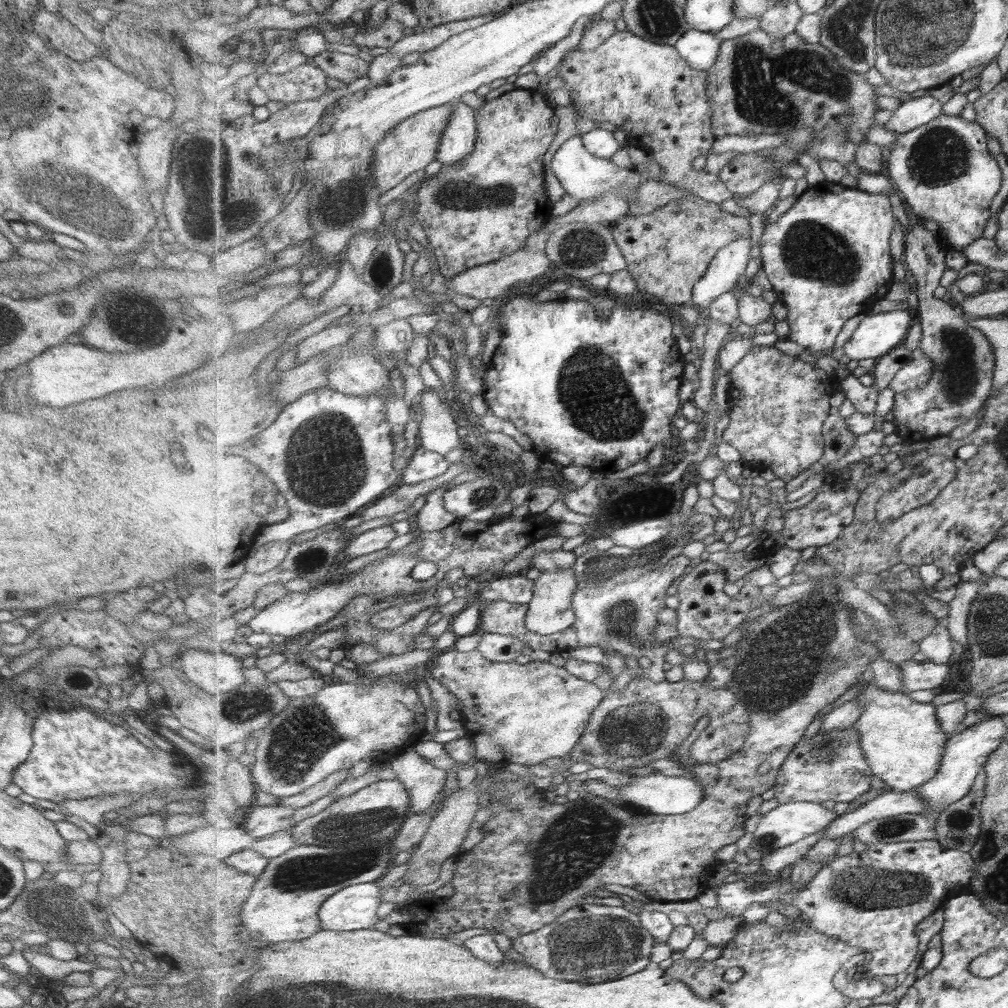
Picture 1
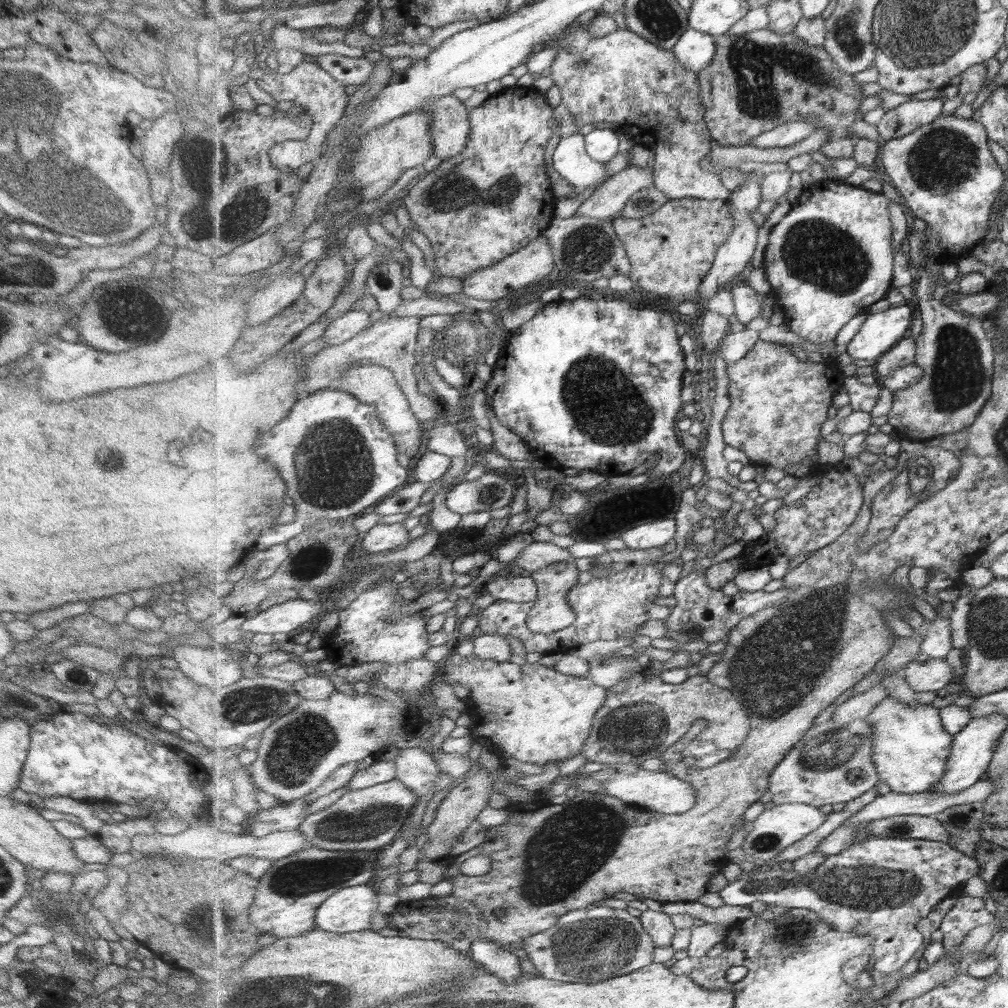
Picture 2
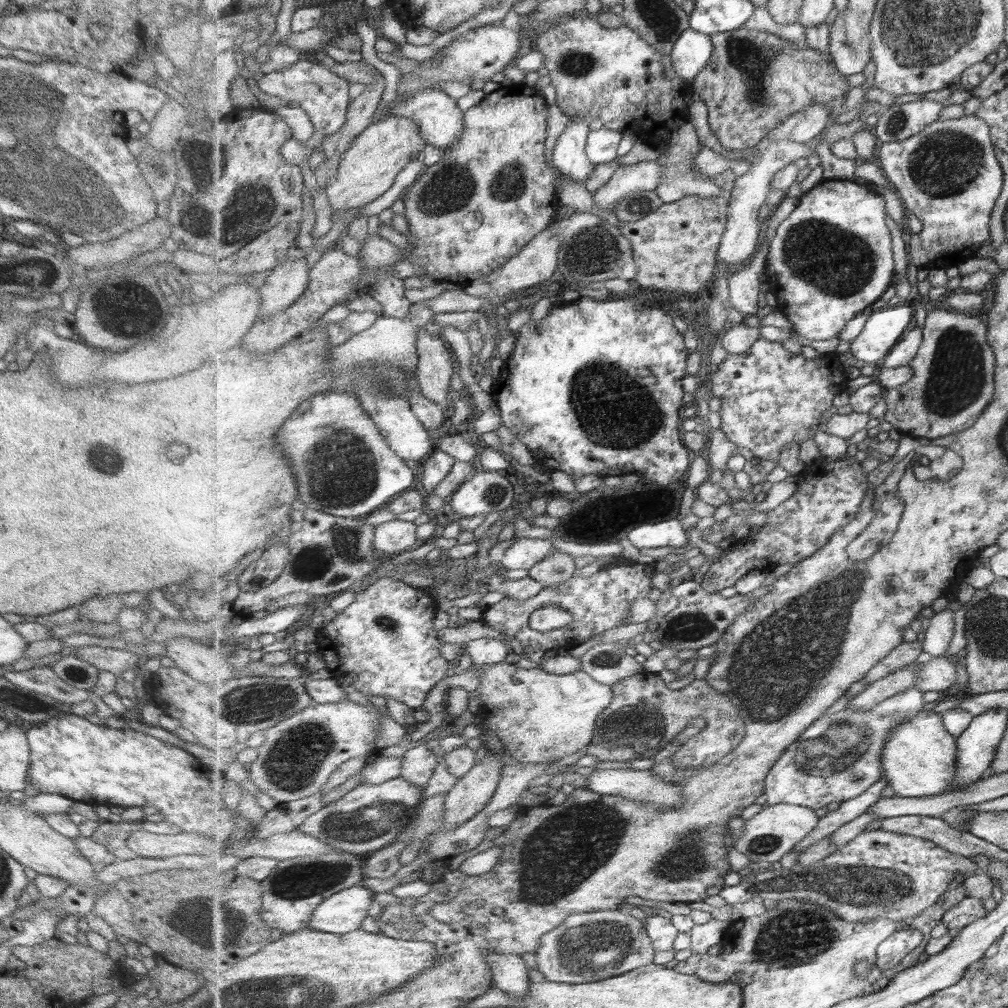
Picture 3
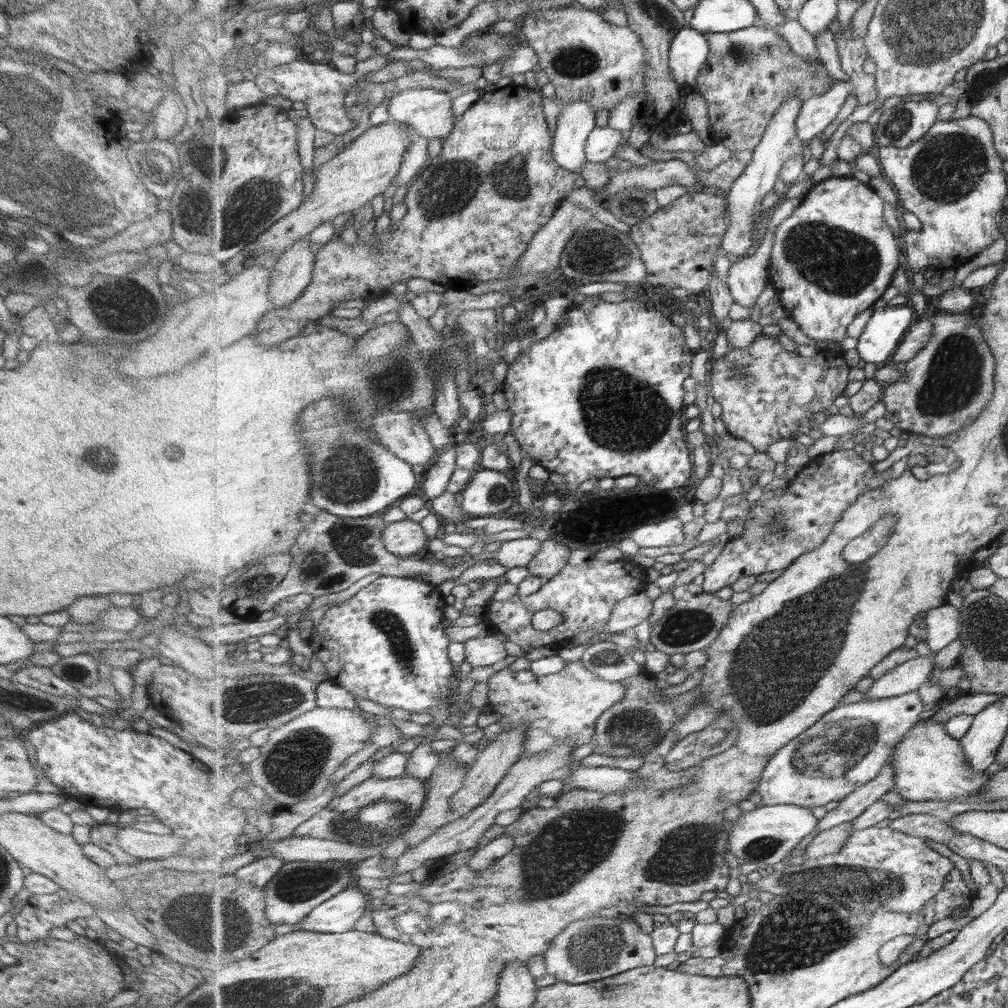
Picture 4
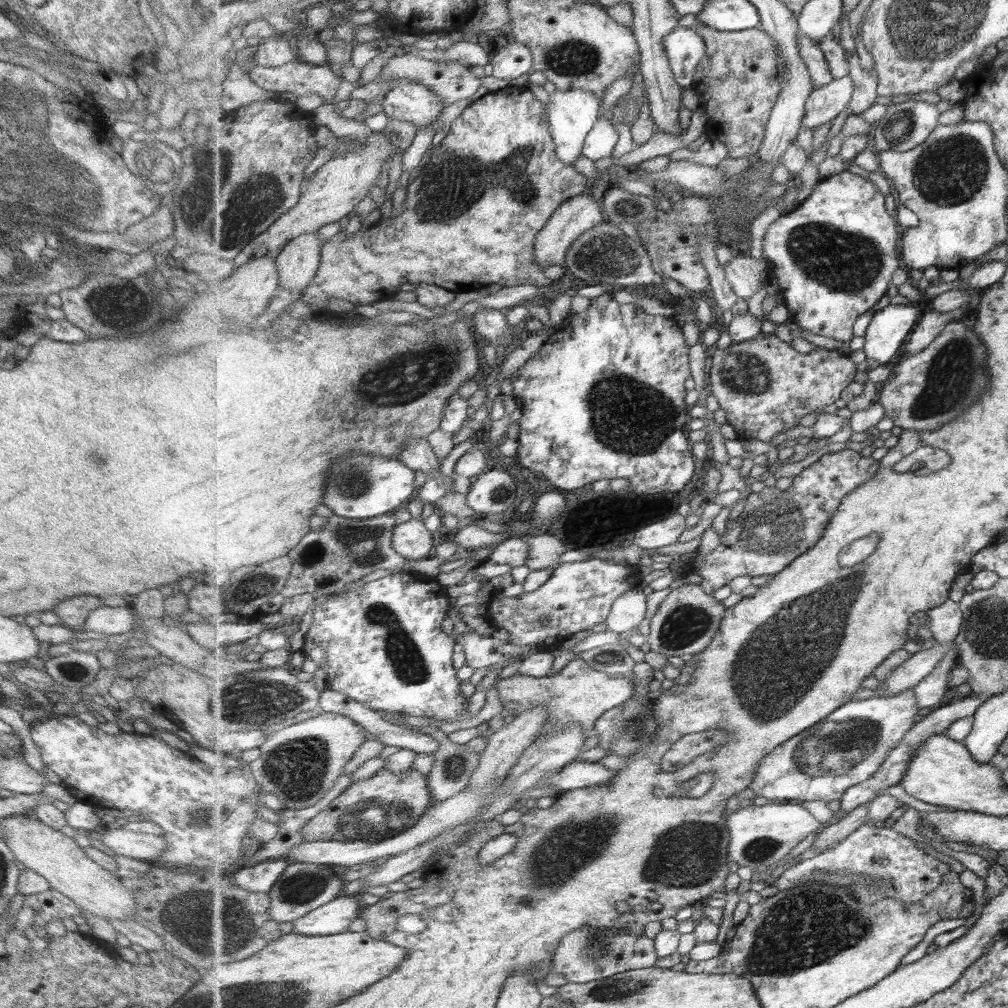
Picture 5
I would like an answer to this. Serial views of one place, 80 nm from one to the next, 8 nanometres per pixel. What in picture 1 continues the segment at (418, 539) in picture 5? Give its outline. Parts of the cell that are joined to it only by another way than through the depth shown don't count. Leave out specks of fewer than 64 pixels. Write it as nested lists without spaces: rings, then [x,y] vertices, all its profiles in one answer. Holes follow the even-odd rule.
[[[390,524],[376,527],[353,537],[344,548],[344,553],[351,556],[351,558],[365,556],[365,554],[371,554],[371,552],[387,548],[393,538],[397,538],[397,534]]]

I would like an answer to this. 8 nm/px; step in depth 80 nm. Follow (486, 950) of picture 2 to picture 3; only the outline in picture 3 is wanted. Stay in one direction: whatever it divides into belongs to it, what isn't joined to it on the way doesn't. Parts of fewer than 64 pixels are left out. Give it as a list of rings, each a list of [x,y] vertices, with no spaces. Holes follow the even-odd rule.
[[[489,951],[486,954],[494,984],[507,991],[512,999],[522,999],[529,990],[529,967],[521,955],[501,954]]]

